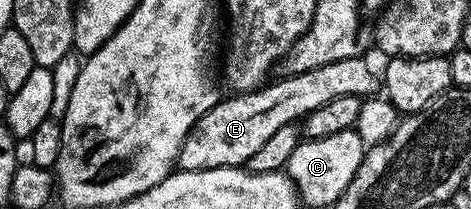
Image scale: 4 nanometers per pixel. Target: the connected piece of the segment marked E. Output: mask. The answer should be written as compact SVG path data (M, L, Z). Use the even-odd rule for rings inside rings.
M352 56L339 62L331 62L327 66L319 66L310 72L299 72L288 78L281 78L285 80L279 81L274 88L264 89L266 104L262 108L259 101L249 100L253 98L242 99L245 100L242 104L236 104L235 101L225 100L225 98L218 99L217 105L207 110L207 114L203 114L187 134L181 153L177 155L176 167L180 170L207 170L208 168L236 168L248 165L251 154L255 154L255 150L259 150L259 146L263 146L263 142L267 142L267 138L271 138L271 134L275 134L275 130L279 130L284 124L300 121L316 108L322 108L327 102L340 96L372 97L376 93L373 92L376 88L378 91L379 80L378 77L377 80L373 77L372 70L364 64L365 62L362 57Z

